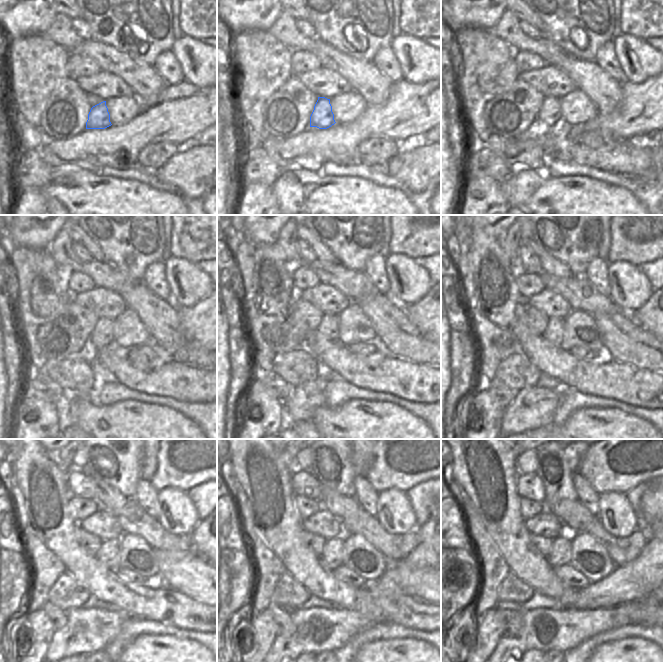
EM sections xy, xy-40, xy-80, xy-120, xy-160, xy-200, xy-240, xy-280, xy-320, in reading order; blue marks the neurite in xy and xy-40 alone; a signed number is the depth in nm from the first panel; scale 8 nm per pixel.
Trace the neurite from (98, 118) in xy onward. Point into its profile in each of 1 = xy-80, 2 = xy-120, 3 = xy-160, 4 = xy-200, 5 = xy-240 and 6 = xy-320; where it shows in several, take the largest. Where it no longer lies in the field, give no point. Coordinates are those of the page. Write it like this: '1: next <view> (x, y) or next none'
1: next xy-80 (549, 115)
2: next xy-120 (102, 336)
3: next xy-160 (328, 327)
4: next xy-200 (554, 332)
5: next xy-240 (108, 554)
6: next xy-320 (561, 551)

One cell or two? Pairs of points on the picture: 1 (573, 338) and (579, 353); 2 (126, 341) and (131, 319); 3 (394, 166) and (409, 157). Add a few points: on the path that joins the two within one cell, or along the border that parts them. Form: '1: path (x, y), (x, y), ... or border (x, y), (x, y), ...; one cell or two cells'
1: border (600, 349), (572, 347), (569, 350); two cells
2: path (126, 336), (128, 324); one cell
3: path (398, 166), (405, 161); one cell

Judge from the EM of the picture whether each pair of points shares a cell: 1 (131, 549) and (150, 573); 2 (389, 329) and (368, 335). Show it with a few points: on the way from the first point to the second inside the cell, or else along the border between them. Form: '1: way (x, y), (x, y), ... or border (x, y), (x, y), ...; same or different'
1: way (137, 555), (147, 567); same
2: border (363, 313), (373, 326), (384, 352); different

